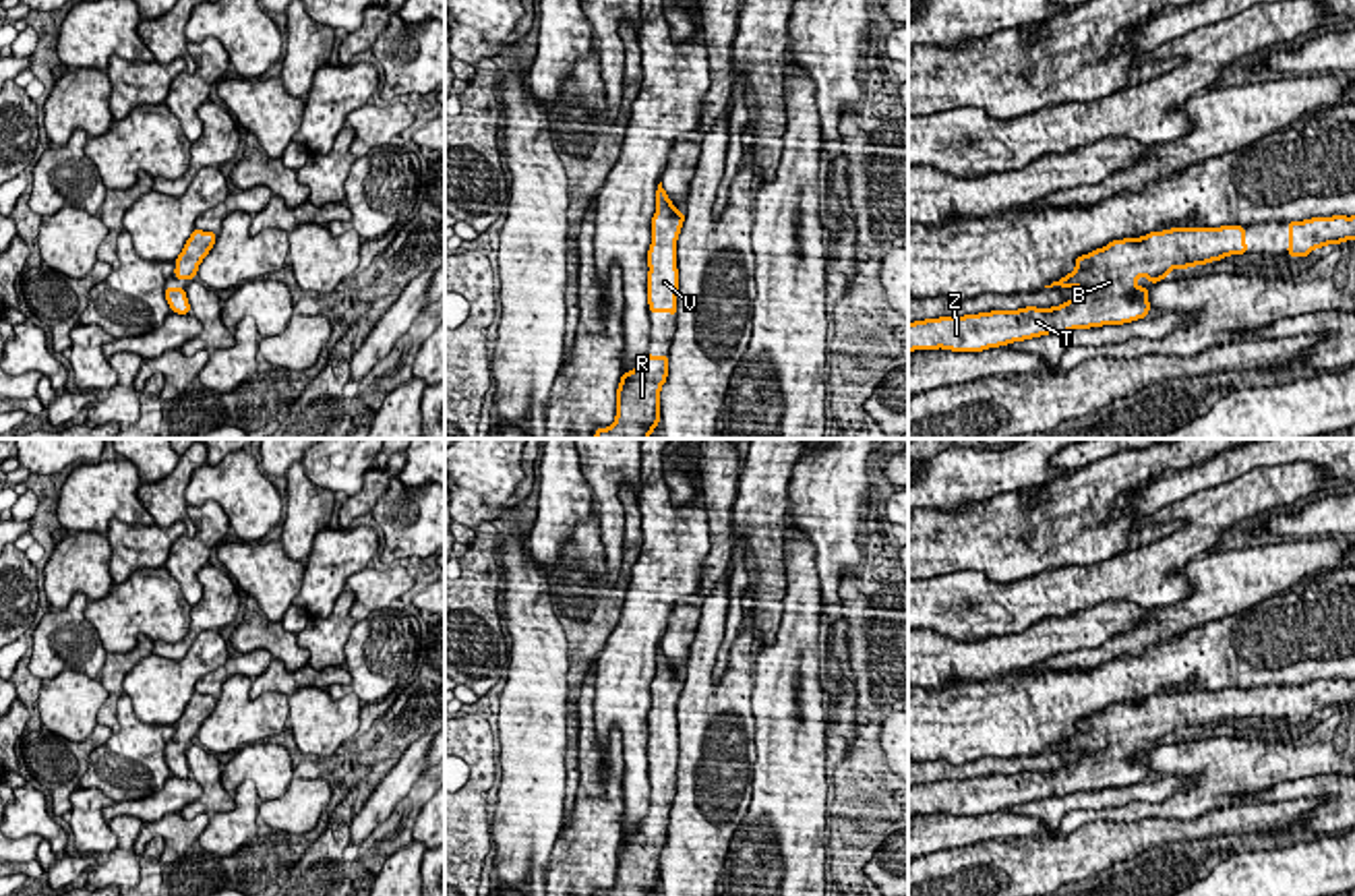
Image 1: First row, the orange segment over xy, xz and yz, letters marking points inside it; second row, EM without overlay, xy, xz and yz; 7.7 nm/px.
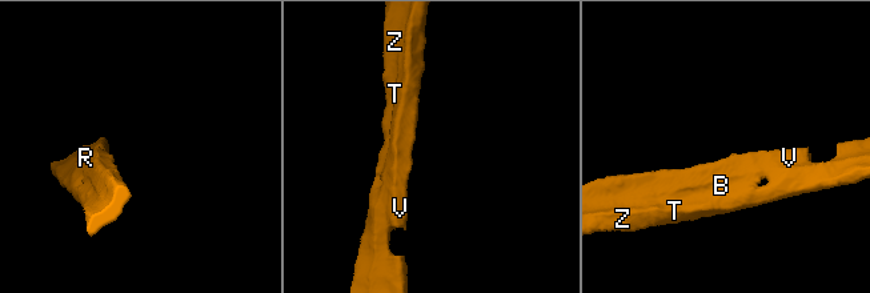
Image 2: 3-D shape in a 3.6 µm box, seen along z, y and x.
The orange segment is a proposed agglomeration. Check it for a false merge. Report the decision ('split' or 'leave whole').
leave whole

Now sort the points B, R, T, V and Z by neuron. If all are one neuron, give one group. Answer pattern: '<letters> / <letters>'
B R T V Z

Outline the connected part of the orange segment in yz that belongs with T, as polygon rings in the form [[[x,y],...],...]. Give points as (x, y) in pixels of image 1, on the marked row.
[[[1171,228],[1142,238],[1113,240],[1076,257],[1076,269],[1051,286],[1080,288],[1082,294],[1053,308],[1026,306],[964,317],[939,317],[908,323],[908,352],[952,350],[983,352],[1041,337],[1103,325],[1123,325],[1150,312],[1148,288],[1138,277],[1158,283],[1171,269],[1190,269],[1245,255],[1245,228]]]

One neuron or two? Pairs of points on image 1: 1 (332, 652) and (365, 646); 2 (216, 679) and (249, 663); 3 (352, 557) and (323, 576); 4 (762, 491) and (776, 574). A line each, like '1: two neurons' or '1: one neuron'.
1: two neurons
2: one neuron
3: one neuron
4: one neuron

